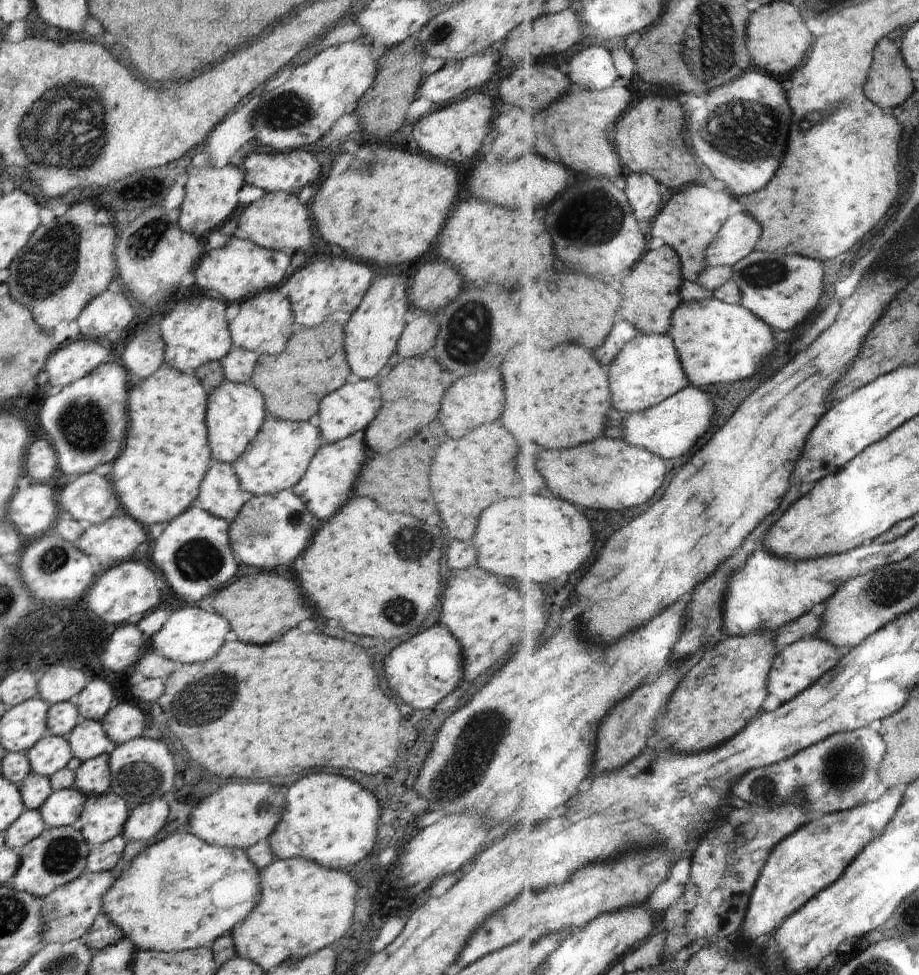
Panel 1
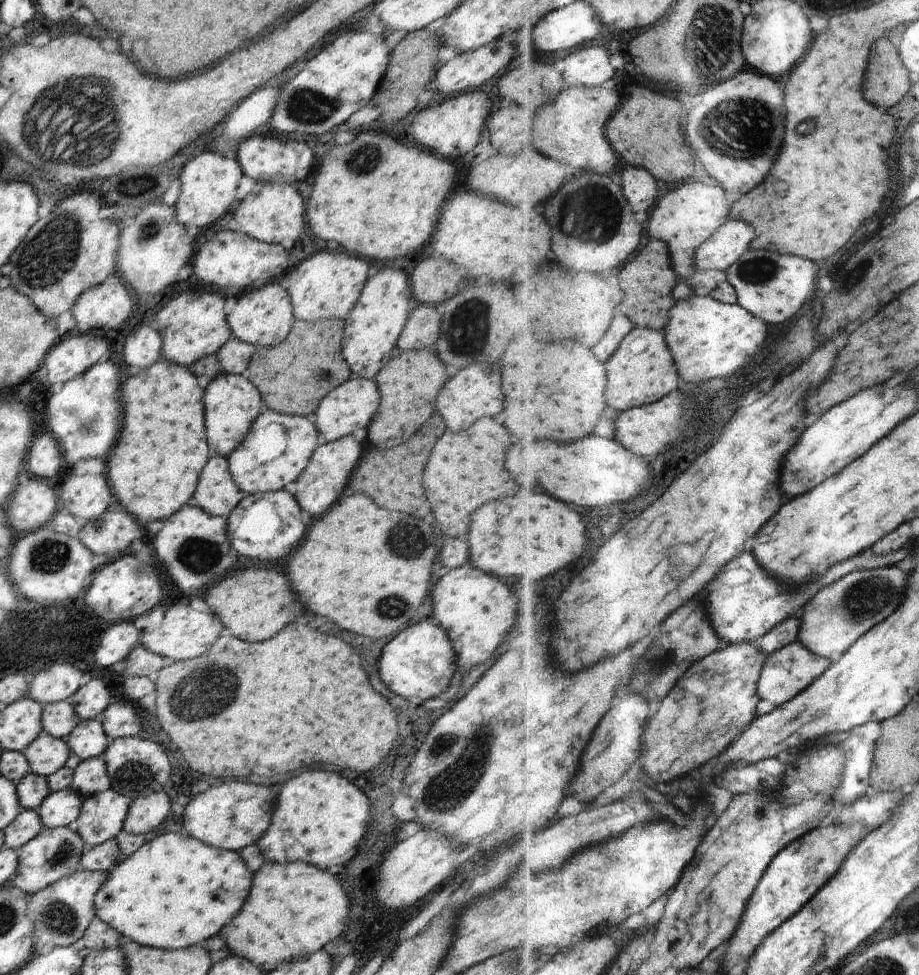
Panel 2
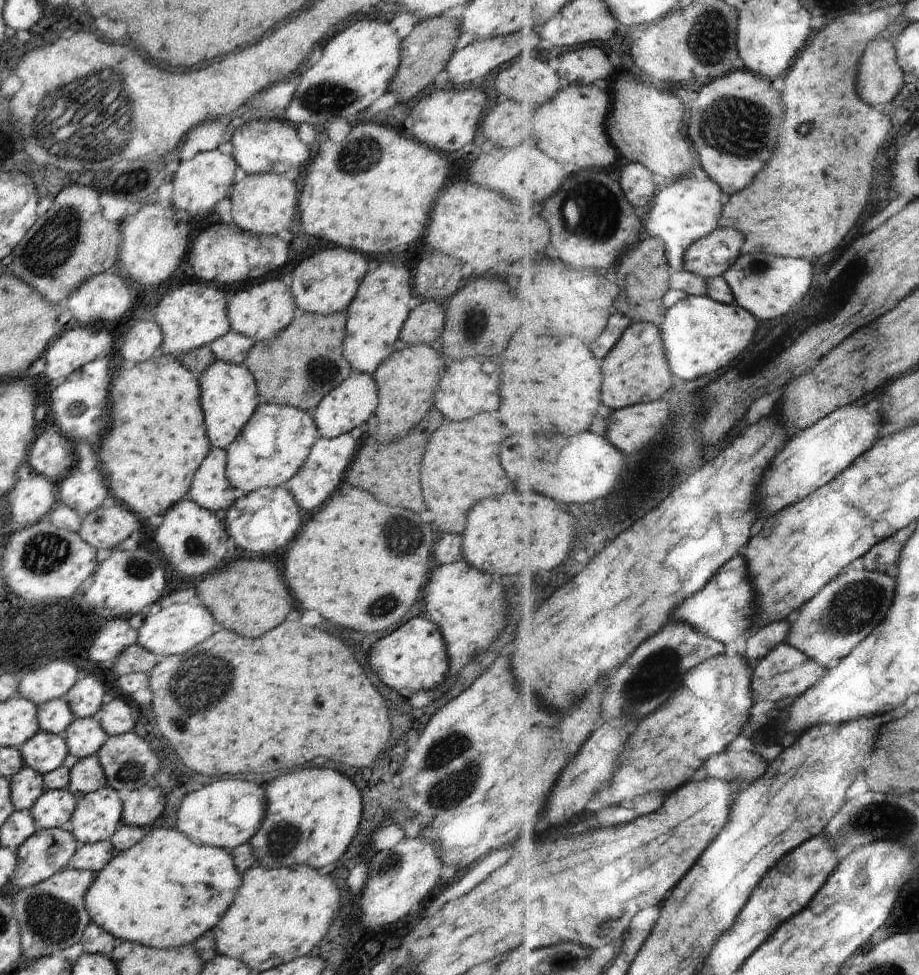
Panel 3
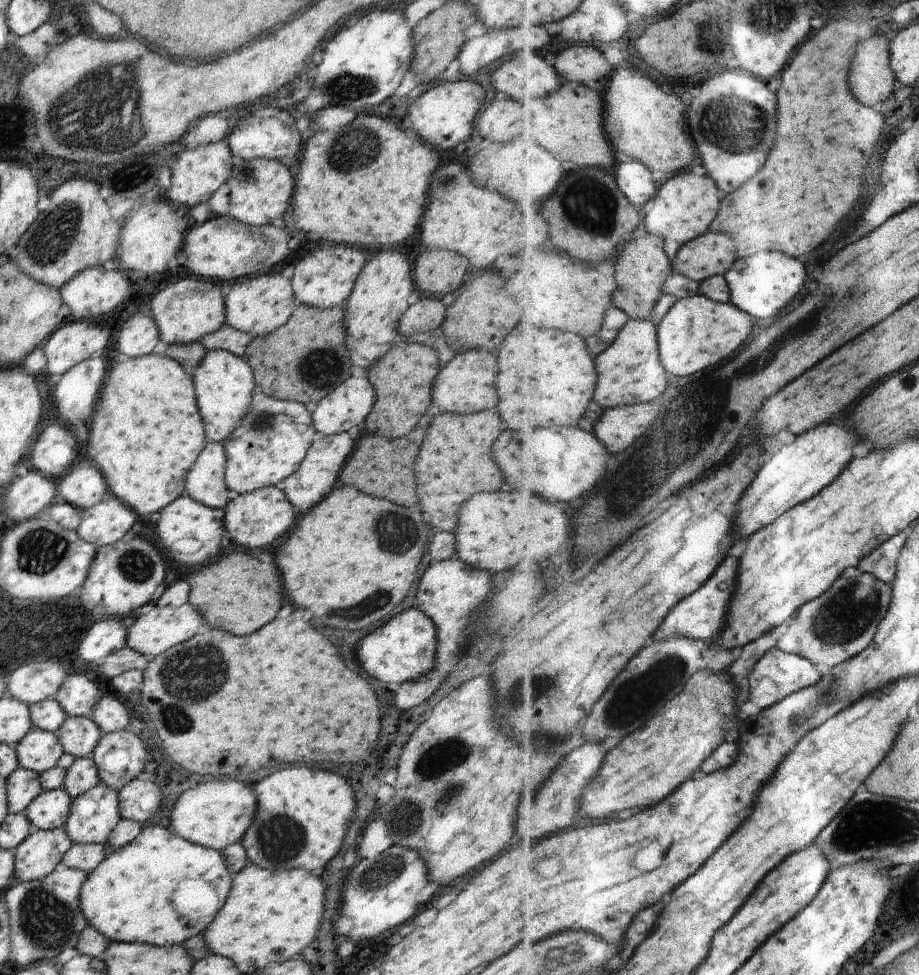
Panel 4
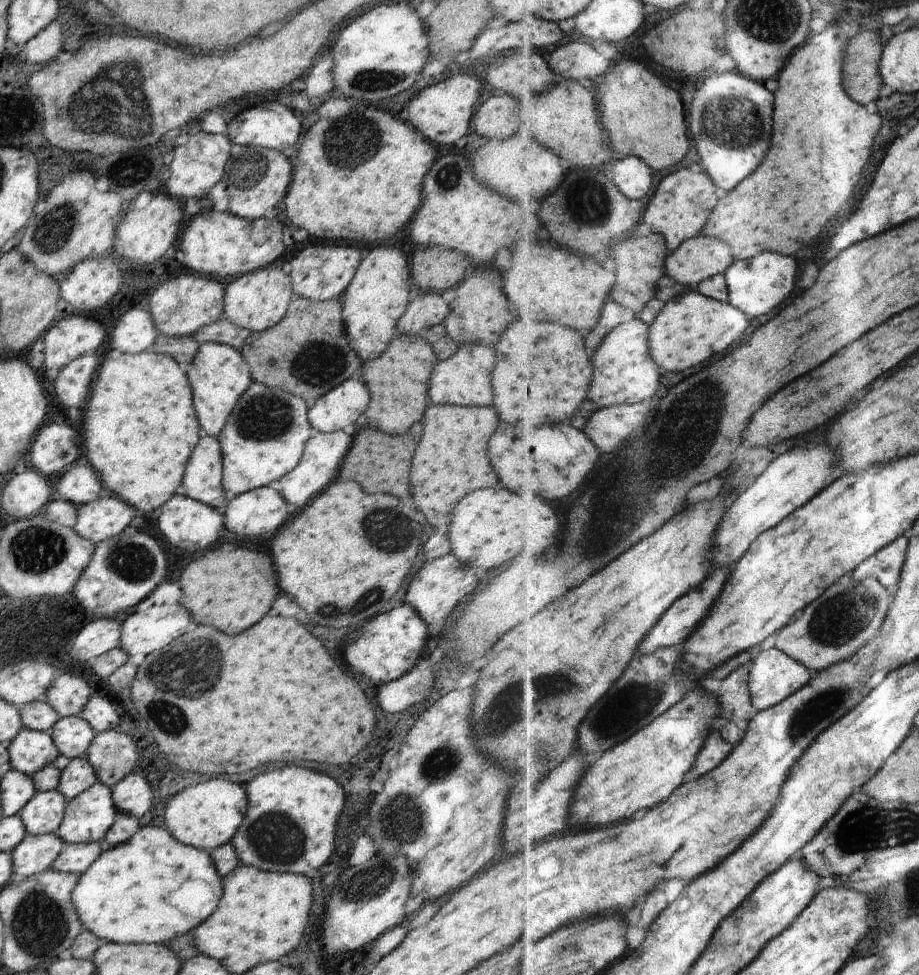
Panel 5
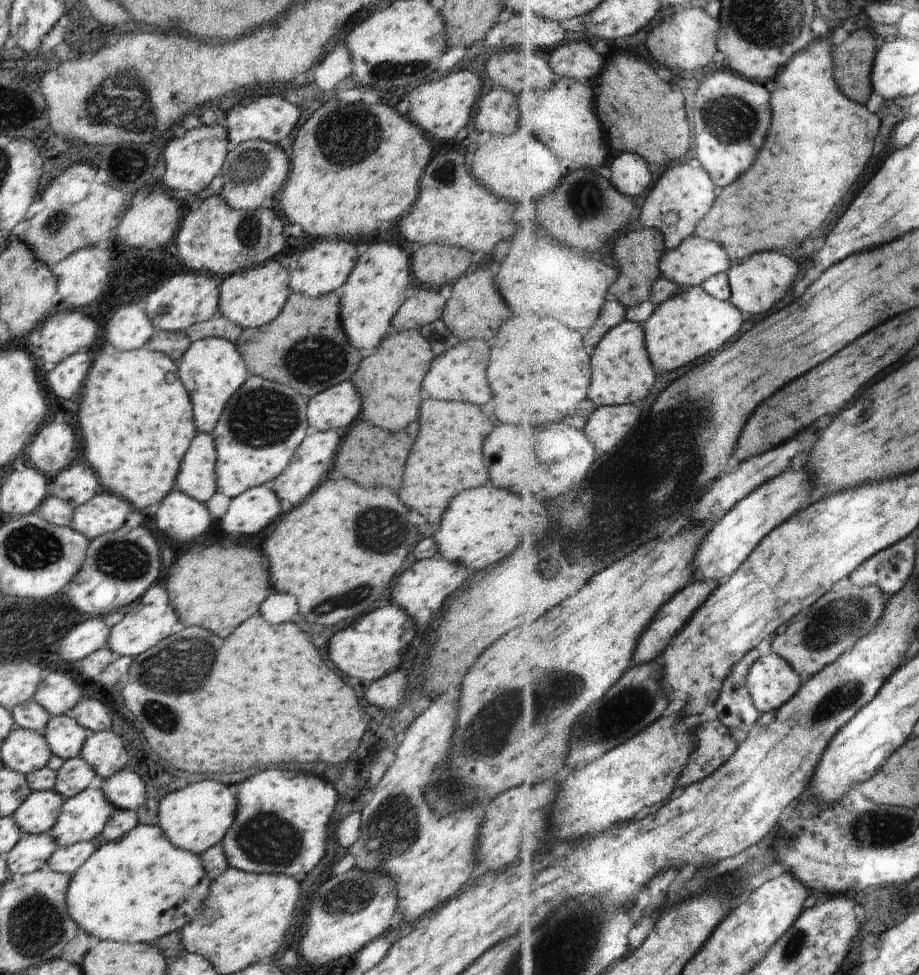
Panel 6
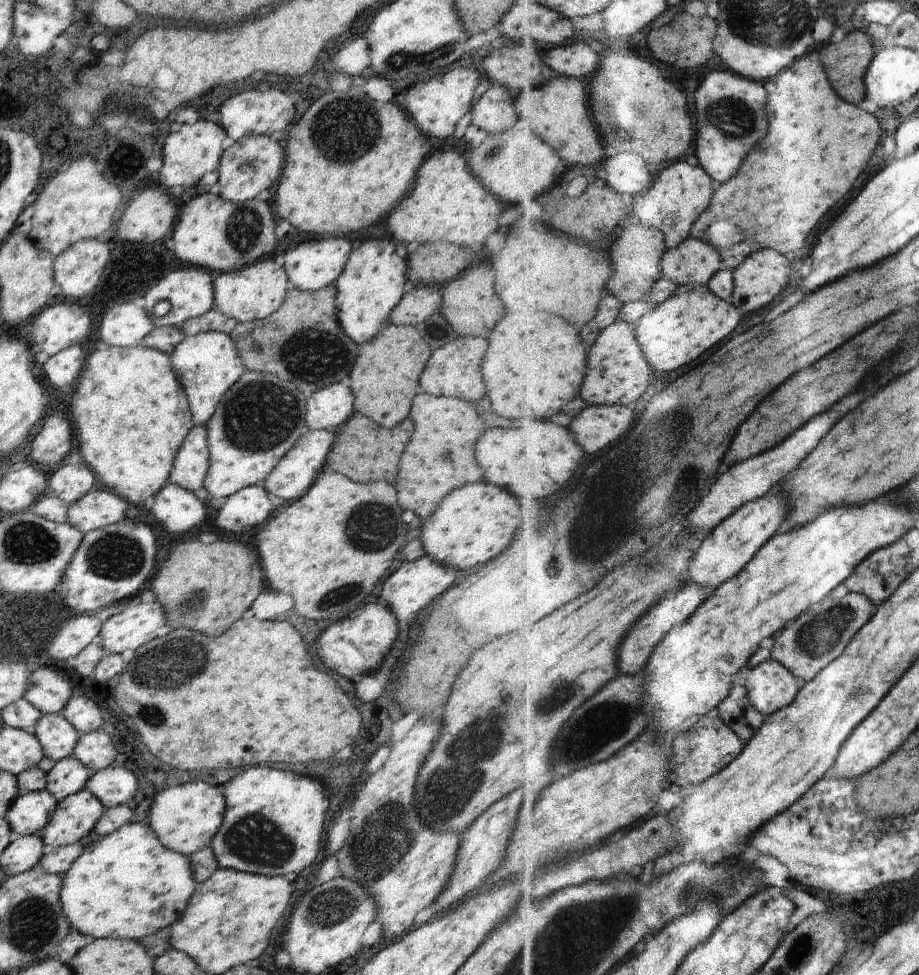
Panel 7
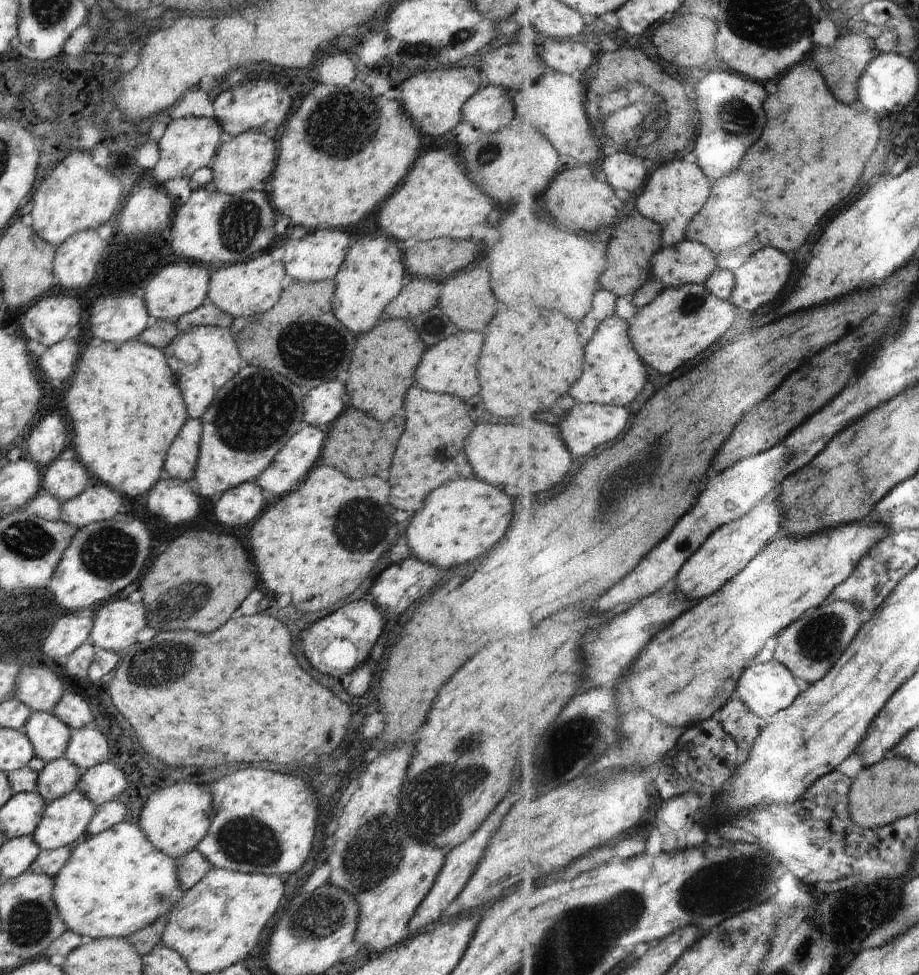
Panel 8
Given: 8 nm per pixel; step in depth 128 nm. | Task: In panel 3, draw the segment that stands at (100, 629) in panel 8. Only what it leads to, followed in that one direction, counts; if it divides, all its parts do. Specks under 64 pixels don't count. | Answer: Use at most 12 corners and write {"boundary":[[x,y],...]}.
{"boundary":[[200,604],[150,614],[137,643],[158,656],[184,654],[214,634]]}

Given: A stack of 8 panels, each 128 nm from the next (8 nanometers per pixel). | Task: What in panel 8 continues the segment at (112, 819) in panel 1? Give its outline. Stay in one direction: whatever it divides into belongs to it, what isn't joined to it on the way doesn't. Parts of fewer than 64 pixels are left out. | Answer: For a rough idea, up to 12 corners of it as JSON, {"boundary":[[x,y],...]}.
{"boundary":[[78,789],[53,800],[32,834],[42,850],[87,836],[97,807]]}

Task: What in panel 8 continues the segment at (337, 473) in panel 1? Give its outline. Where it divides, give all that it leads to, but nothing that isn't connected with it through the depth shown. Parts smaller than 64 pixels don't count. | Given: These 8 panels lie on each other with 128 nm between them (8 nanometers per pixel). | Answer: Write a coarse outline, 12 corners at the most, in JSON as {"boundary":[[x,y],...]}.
{"boundary":[[304,424],[258,478],[286,496],[320,463],[325,429]]}

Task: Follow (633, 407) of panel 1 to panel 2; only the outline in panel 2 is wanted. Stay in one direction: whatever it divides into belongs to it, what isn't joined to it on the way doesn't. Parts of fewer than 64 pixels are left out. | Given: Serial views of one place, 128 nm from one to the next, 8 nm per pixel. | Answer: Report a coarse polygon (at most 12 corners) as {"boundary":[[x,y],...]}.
{"boundary":[[638,326],[608,362],[608,405],[682,386],[667,333]]}

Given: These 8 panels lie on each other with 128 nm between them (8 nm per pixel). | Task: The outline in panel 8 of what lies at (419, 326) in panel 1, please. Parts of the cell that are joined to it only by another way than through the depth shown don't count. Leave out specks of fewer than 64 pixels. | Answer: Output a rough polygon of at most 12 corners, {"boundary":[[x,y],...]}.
{"boundary":[[413,278],[384,315],[413,319],[439,306],[440,283]]}

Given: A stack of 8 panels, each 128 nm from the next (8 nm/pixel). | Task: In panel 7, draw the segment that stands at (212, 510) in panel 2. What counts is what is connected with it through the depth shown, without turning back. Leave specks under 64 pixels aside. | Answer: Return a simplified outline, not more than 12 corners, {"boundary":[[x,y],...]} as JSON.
{"boundary":[[205,426],[176,452],[169,483],[202,490],[208,472]]}

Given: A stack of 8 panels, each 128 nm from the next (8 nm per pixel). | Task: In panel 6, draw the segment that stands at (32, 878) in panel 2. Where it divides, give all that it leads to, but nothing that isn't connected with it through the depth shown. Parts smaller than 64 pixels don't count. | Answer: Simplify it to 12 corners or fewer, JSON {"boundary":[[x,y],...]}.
{"boundary":[[25,833],[6,853],[13,875],[46,867],[59,846],[47,833]]}

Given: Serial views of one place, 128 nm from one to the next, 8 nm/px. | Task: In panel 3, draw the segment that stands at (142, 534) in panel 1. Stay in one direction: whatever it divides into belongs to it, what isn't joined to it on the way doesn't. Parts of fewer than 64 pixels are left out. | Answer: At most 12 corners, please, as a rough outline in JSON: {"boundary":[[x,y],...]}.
{"boundary":[[119,502],[81,515],[78,533],[95,549],[114,549],[140,530]]}

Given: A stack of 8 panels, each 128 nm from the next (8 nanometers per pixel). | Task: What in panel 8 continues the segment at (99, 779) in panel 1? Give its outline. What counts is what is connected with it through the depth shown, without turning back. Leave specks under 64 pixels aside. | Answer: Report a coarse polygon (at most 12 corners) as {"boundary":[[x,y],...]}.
{"boundary":[[64,757],[38,772],[46,804],[70,794],[86,770]]}

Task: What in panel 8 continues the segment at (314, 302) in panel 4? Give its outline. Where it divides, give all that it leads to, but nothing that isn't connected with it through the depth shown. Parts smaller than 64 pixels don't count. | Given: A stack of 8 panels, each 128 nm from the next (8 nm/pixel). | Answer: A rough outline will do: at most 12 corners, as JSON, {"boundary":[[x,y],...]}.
{"boundary":[[314,230],[284,244],[287,280],[334,279],[347,232]]}

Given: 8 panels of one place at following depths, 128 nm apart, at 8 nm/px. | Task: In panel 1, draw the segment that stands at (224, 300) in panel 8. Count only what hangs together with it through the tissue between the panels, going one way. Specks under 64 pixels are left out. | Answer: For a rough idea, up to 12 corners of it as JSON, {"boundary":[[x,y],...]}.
{"boundary":[[276,289],[241,301],[232,342],[280,354],[292,334],[291,302]]}

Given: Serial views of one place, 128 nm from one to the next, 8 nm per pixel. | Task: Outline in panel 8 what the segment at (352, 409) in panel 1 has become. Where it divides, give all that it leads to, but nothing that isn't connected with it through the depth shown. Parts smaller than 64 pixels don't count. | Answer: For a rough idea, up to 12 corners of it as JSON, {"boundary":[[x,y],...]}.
{"boundary":[[334,379],[306,394],[305,424],[326,429],[348,406]]}

